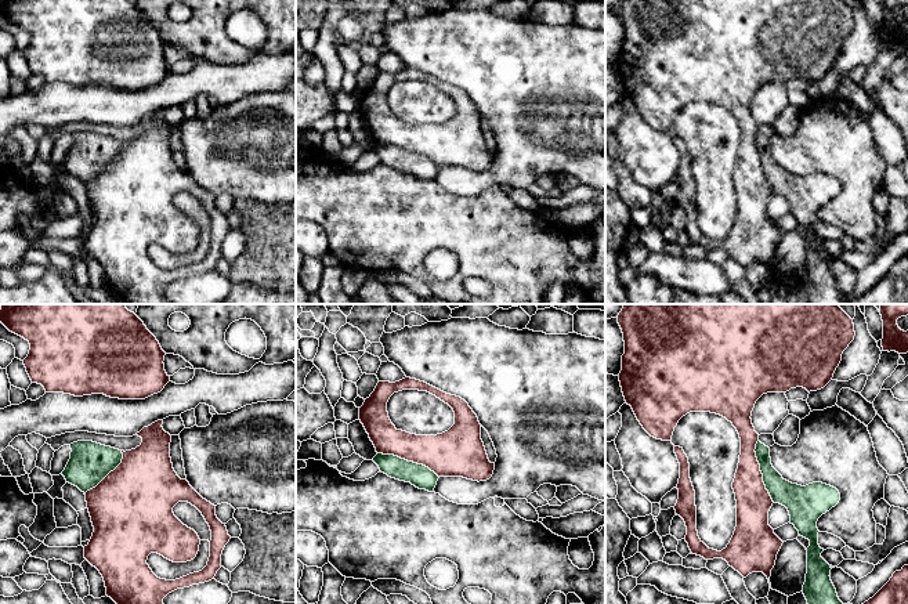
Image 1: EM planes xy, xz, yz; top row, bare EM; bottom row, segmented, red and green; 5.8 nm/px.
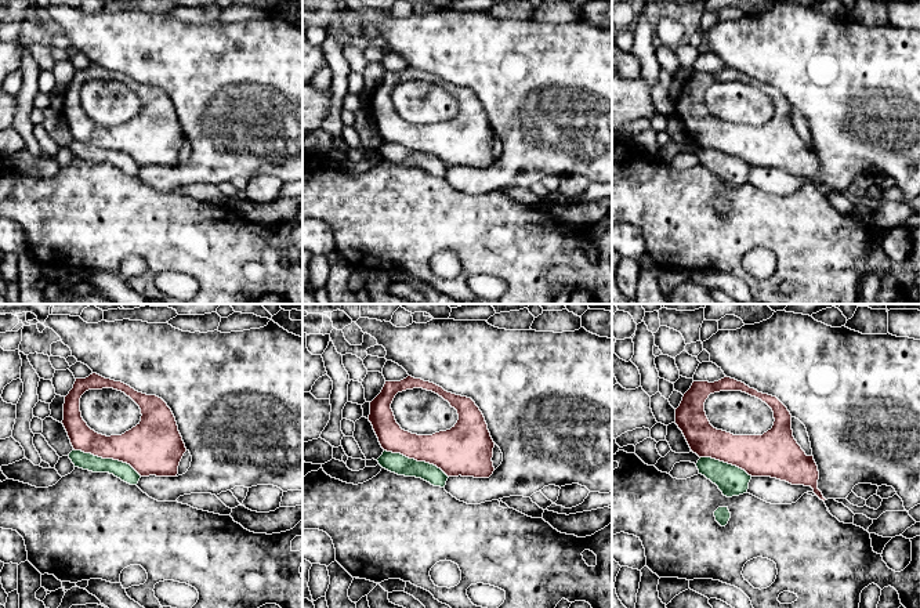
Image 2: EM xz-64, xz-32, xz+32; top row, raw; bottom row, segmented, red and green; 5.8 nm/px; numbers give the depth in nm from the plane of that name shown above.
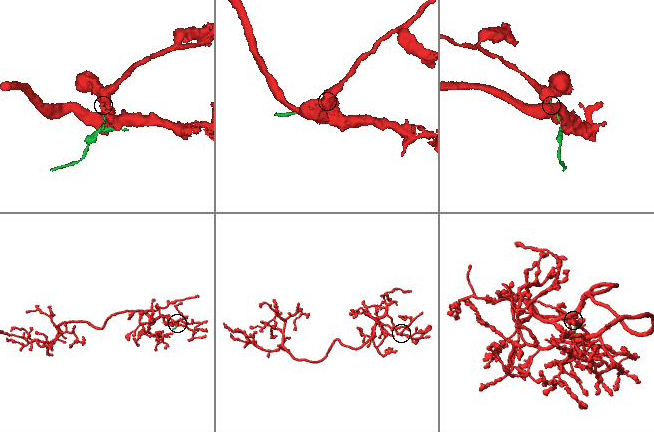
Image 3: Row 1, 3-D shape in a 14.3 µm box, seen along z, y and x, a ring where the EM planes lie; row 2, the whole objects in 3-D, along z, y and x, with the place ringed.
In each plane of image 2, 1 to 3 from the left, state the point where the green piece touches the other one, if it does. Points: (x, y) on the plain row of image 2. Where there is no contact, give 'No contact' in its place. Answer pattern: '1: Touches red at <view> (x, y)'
1: Touches red at xz-64 (108, 148)
2: Touches red at xz-32 (416, 149)
3: Touches red at xz+32 (727, 152)

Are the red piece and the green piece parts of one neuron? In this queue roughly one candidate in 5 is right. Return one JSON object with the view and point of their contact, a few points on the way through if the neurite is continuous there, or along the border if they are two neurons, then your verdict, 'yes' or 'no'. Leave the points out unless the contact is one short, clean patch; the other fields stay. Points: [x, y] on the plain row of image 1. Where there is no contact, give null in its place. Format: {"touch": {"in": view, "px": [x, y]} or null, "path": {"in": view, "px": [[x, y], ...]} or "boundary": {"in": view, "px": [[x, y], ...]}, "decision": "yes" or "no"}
{"touch": {"in": "yz", "px": [760, 162]}, "decision": "no"}

